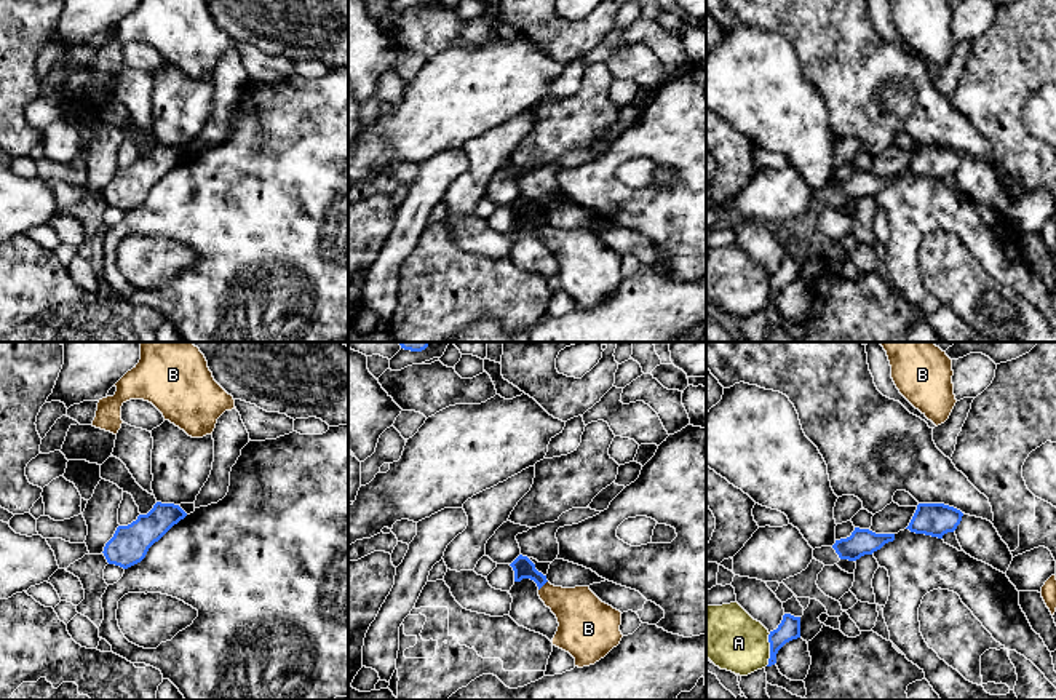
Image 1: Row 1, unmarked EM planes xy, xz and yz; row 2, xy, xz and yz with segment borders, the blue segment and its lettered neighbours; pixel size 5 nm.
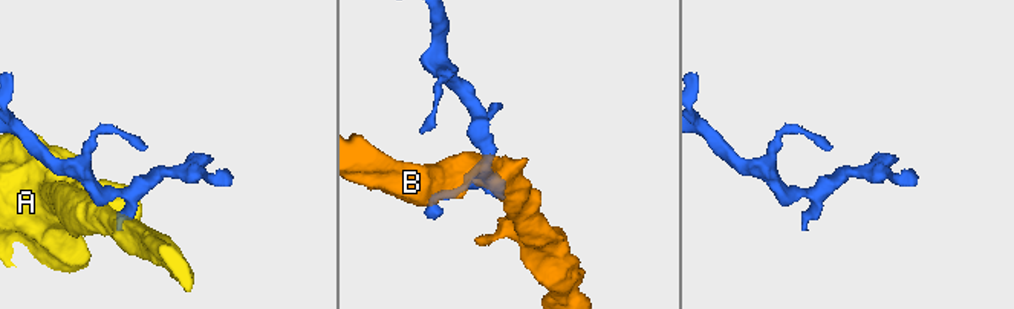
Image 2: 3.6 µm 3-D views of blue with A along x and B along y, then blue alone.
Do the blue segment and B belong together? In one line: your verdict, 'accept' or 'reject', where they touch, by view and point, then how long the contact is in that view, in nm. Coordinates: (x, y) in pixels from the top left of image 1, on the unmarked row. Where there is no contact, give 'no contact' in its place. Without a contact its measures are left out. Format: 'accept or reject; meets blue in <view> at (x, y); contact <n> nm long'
accept; meets blue in xz at (543, 226); contact 70 nm long

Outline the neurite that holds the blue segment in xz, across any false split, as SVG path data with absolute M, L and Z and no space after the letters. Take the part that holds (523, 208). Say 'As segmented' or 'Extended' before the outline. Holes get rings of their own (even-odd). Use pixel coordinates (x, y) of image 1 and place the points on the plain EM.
Extended. M522 197L510 208L514 213L514 224L530 221L537 225L540 241L559 265L551 284L569 294L575 300L575 308L594 307L620 286L621 254L602 245L590 229L554 229Z

